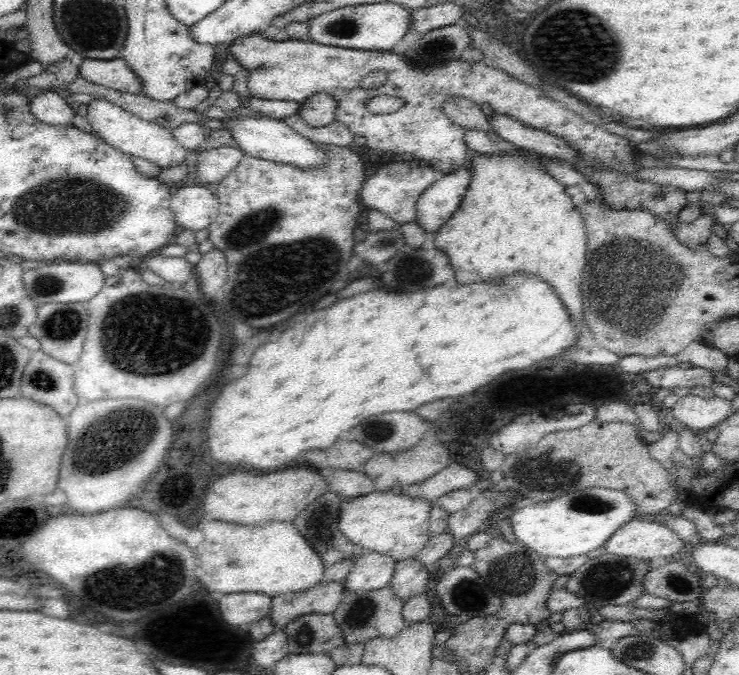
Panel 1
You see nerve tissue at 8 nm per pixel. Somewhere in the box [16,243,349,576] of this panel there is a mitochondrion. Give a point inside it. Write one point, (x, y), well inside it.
(142, 335)

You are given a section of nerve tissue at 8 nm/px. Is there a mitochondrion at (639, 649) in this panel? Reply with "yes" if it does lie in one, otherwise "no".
yes

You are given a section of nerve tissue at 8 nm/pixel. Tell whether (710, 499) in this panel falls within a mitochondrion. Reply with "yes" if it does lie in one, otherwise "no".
no

